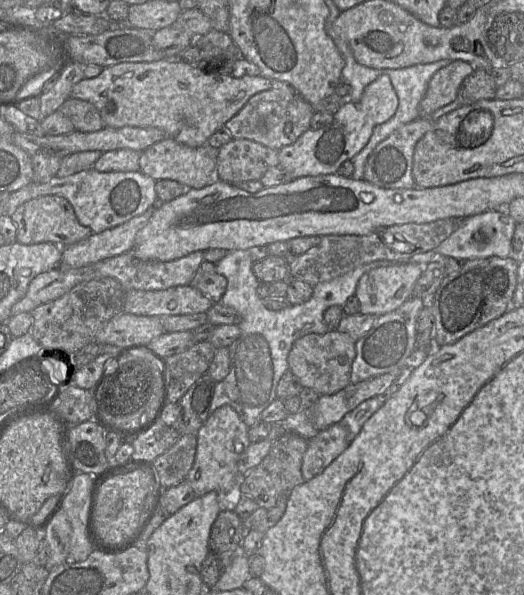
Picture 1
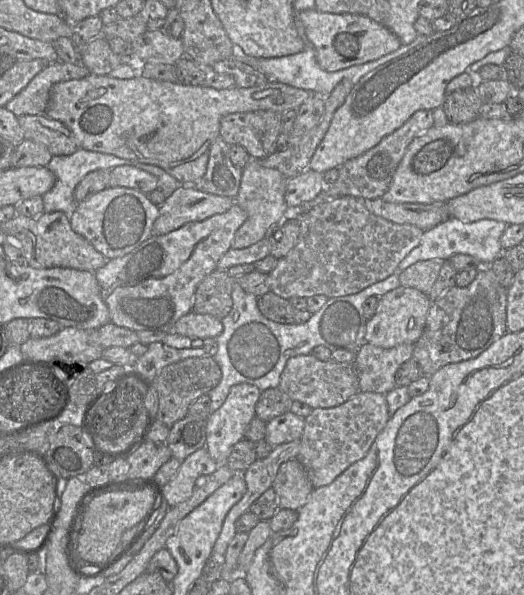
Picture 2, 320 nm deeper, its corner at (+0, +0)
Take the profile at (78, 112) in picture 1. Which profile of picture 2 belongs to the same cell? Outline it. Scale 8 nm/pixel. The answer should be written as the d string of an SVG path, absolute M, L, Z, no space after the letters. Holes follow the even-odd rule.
M45 114L22 115L18 122L25 139L45 145L53 156L71 155L79 149L71 130Z

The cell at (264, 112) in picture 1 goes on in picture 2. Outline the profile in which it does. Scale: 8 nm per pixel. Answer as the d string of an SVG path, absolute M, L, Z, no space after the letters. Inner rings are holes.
M271 110L237 112L224 116L220 123L220 136L229 145L240 145L252 159L265 158L276 150L276 141L281 134L281 113Z

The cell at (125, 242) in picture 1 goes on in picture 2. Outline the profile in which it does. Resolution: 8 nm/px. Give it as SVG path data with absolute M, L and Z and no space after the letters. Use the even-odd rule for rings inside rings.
M180 184L159 206L160 213L153 224L152 235L168 234L185 224L224 213L234 203L233 198L203 192L190 184Z

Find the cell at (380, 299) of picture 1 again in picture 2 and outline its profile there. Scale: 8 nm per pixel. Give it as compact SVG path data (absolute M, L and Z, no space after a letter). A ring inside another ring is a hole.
M399 286L387 292L380 297L374 316L366 322L365 342L381 348L414 344L424 330L431 303L428 295L415 288Z

